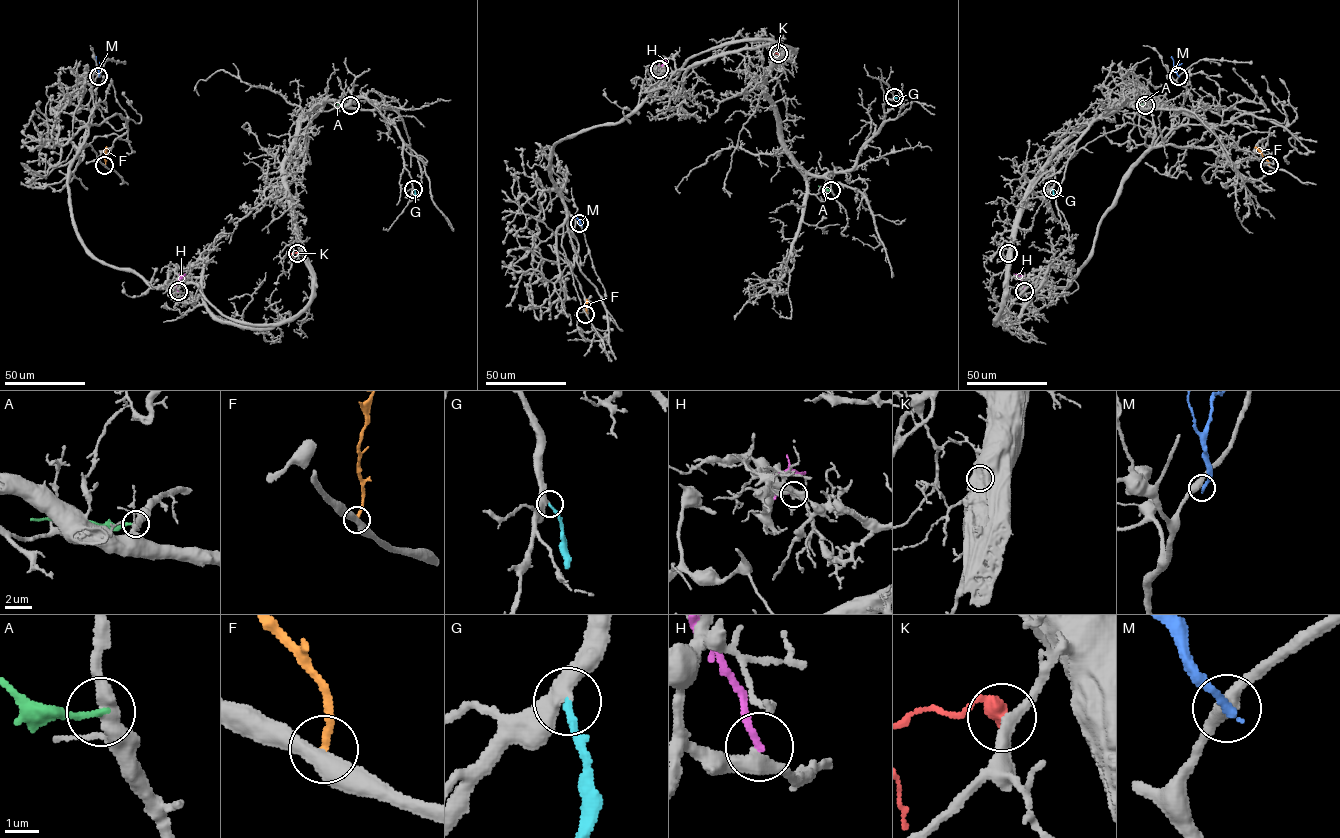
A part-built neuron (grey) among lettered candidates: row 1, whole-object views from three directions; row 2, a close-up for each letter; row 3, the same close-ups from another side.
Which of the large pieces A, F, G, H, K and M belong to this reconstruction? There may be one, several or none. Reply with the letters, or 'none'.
G

